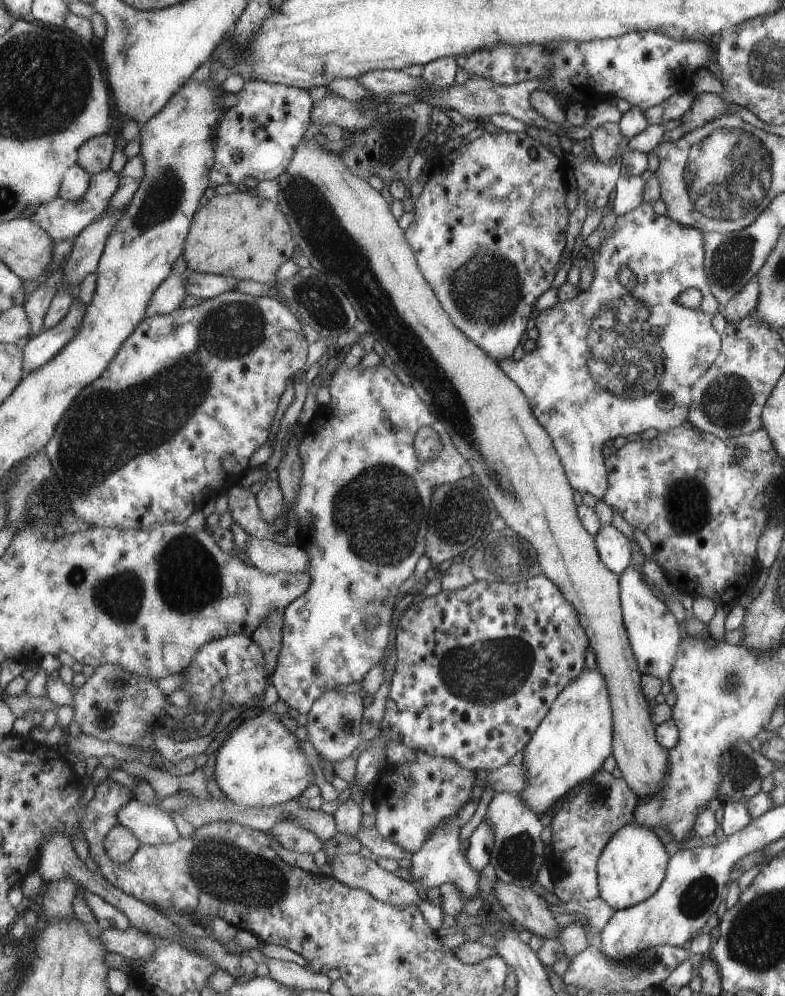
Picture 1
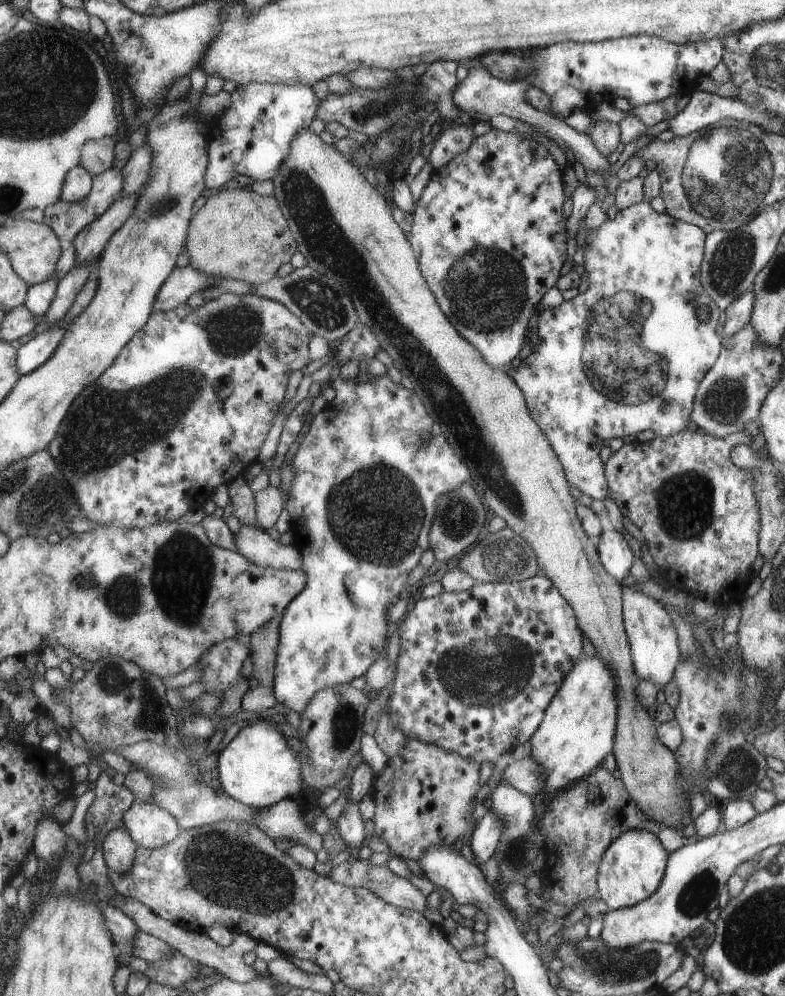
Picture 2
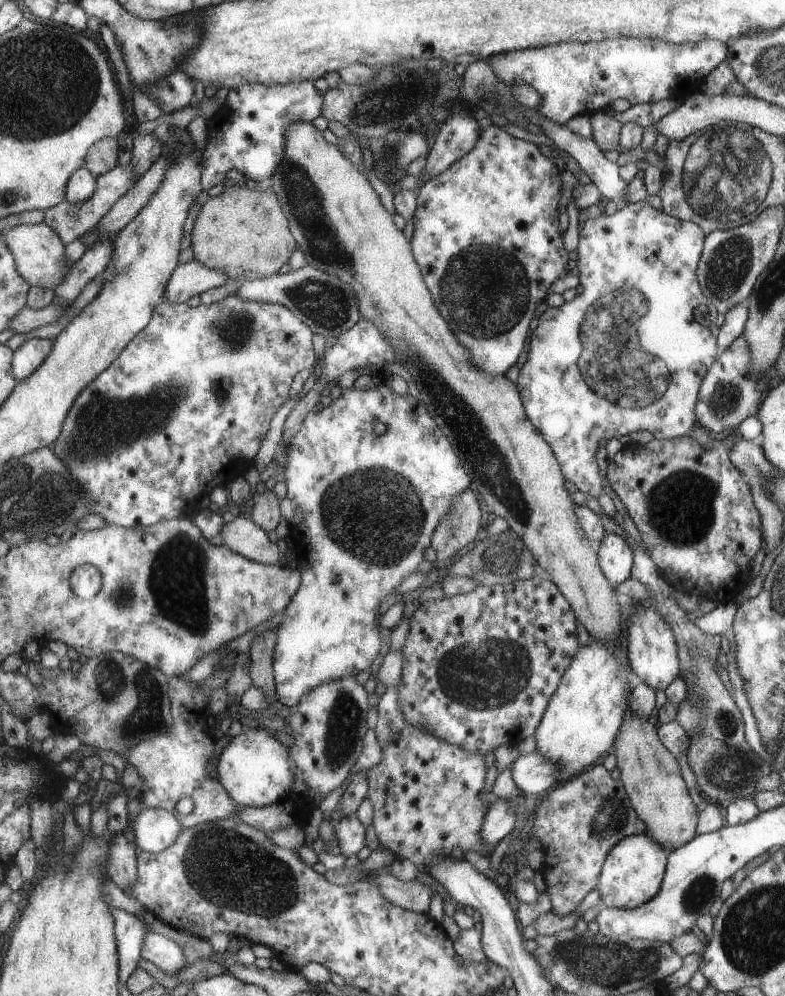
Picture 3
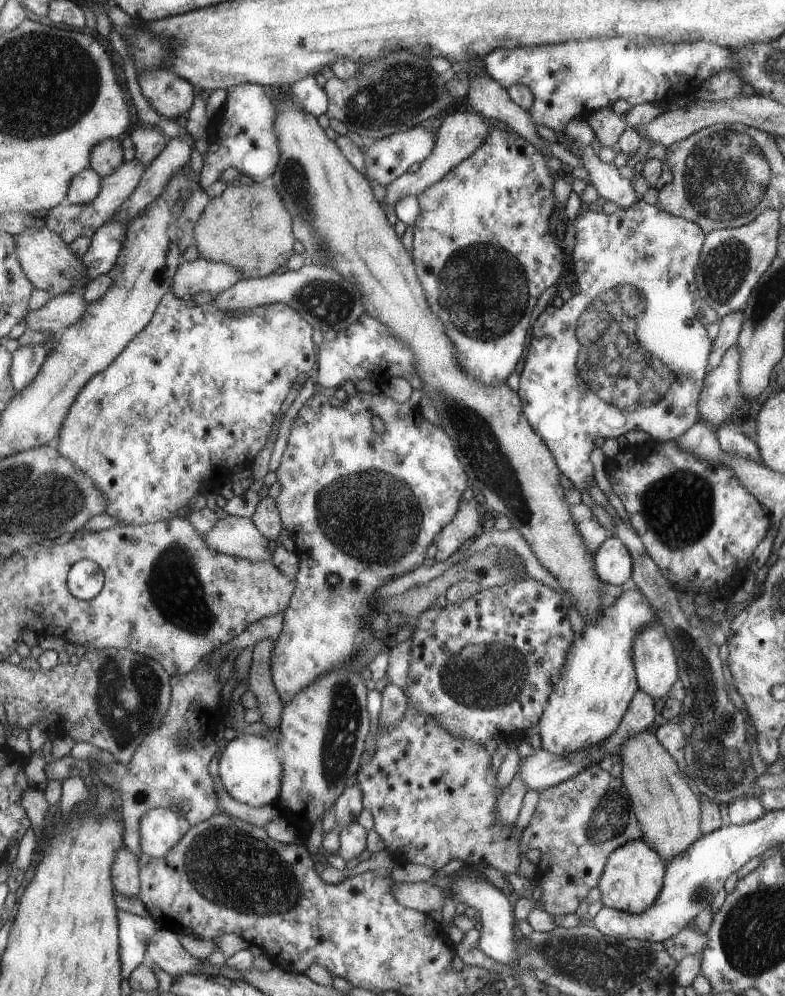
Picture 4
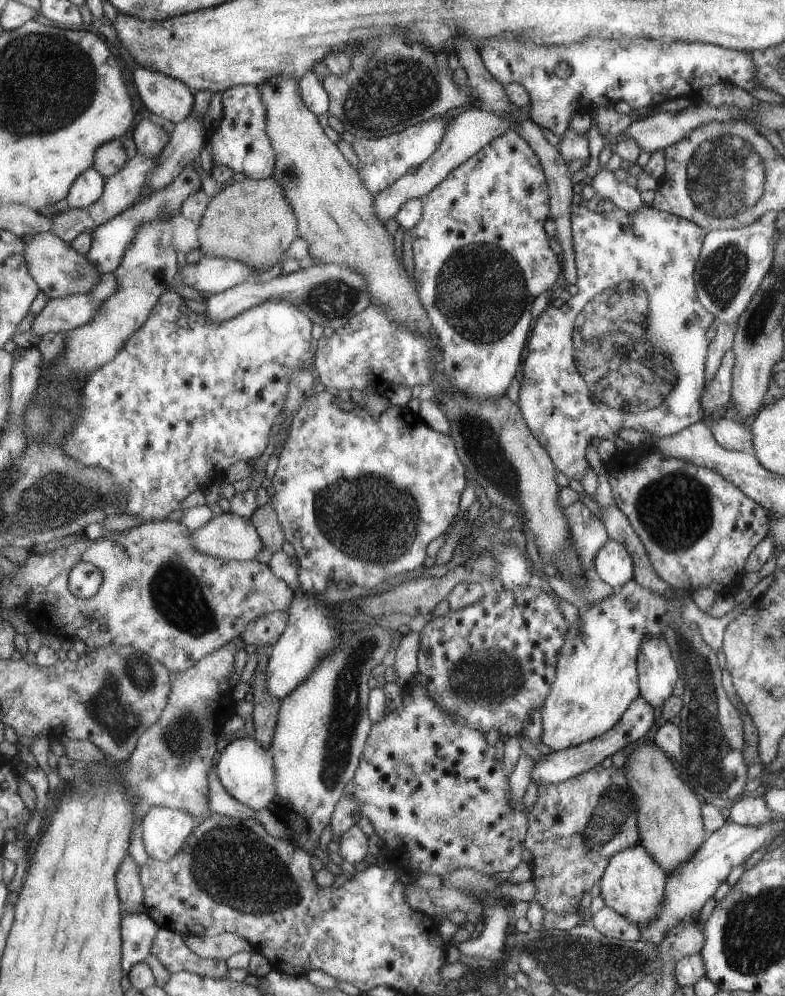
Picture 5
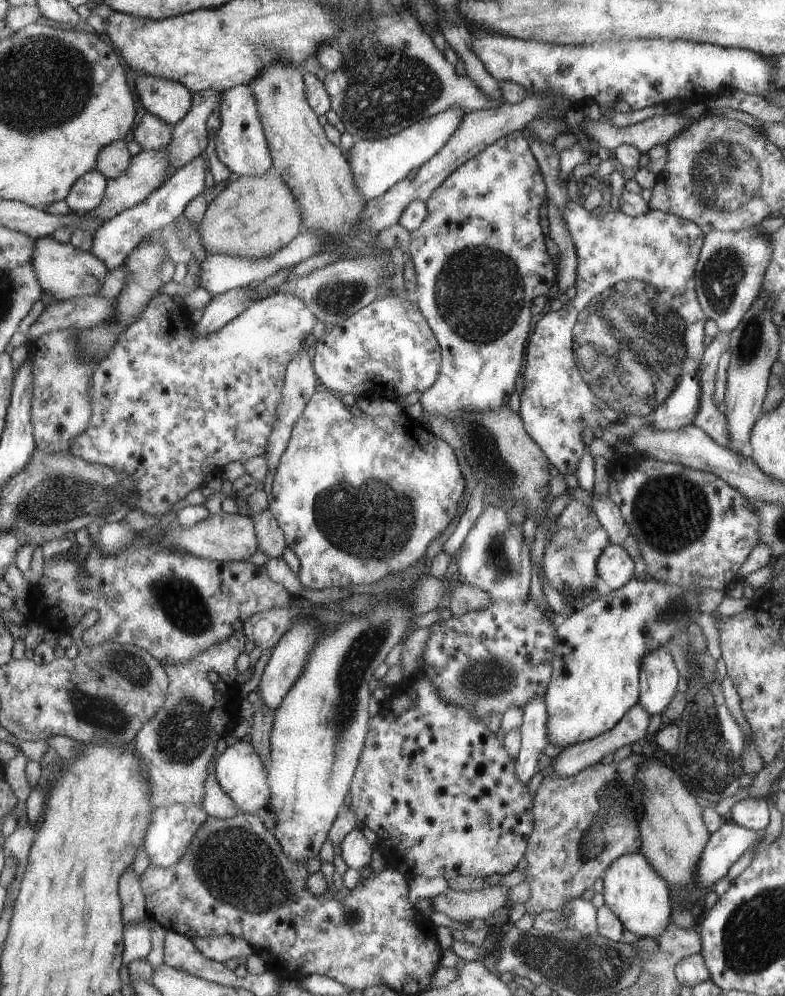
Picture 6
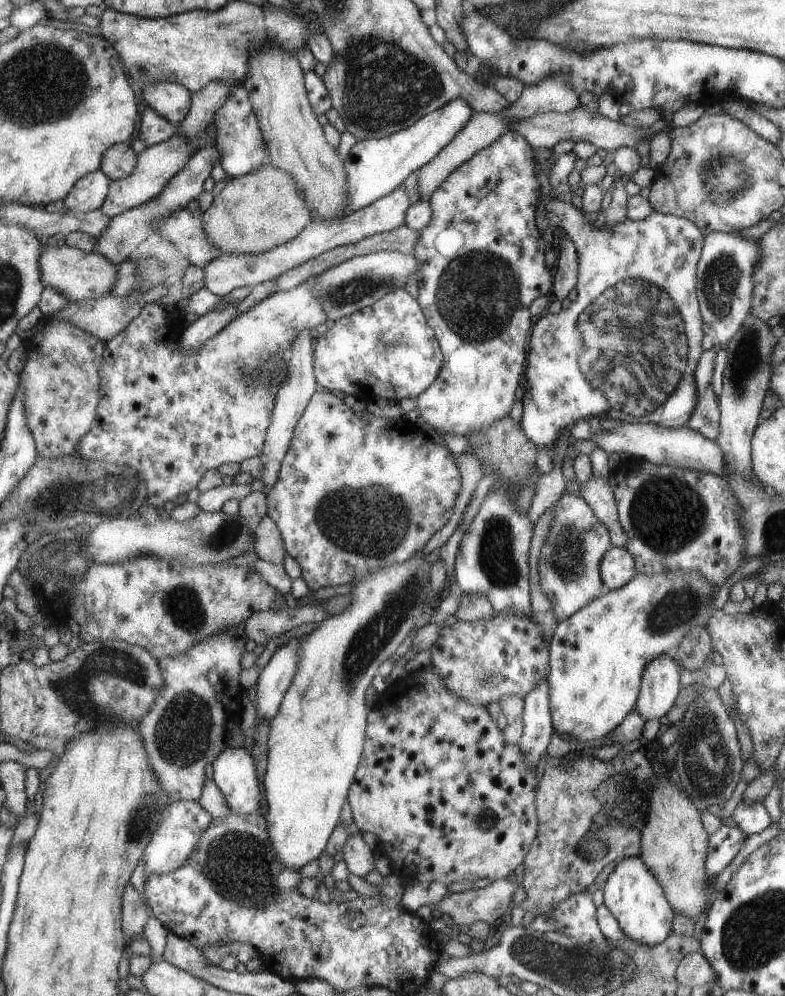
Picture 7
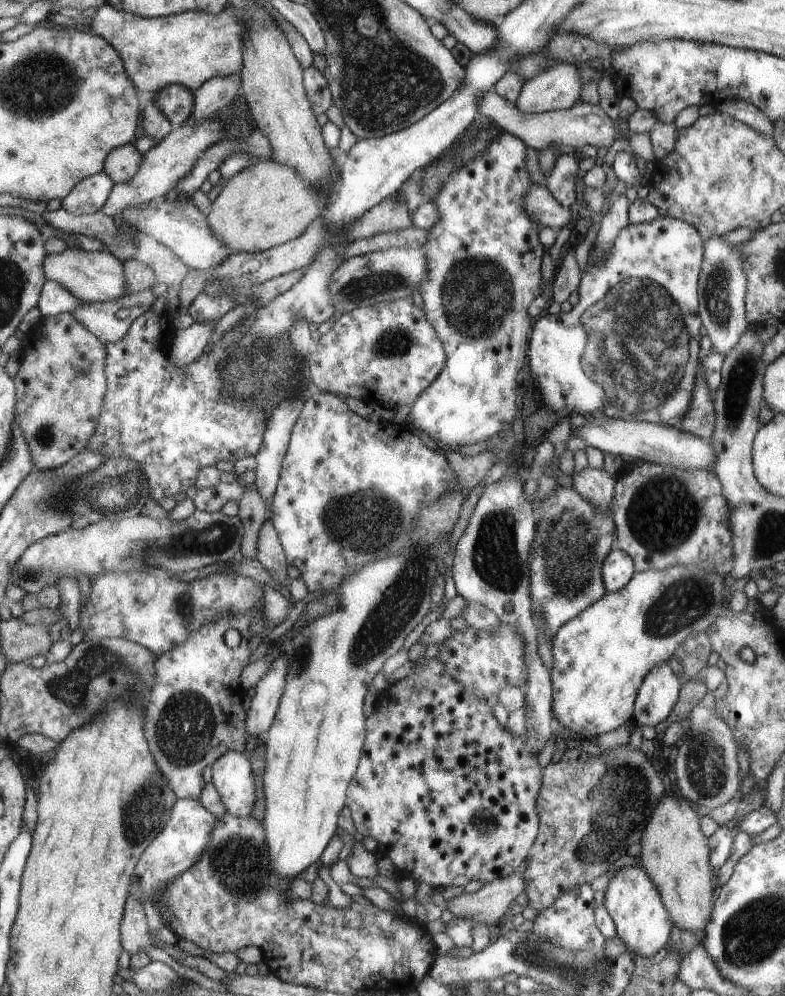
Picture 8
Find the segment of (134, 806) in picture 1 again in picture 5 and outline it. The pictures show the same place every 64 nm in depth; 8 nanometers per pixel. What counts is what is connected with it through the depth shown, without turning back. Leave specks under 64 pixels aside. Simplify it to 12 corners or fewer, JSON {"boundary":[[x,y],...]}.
{"boundary":[[165,807],[139,822],[147,856],[167,862],[204,816]]}

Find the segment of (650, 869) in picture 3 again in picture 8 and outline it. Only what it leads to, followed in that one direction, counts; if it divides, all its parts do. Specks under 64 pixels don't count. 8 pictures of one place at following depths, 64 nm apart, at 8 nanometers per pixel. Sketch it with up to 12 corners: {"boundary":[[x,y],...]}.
{"boundary":[[643,866],[609,879],[602,905],[616,936],[648,957],[673,925]]}

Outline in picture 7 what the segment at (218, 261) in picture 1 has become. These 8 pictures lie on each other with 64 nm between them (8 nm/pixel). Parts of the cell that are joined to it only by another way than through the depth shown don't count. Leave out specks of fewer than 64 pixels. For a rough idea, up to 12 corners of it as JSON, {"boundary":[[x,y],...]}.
{"boundary":[[271,164],[227,179],[200,214],[227,254],[291,241],[311,220]]}

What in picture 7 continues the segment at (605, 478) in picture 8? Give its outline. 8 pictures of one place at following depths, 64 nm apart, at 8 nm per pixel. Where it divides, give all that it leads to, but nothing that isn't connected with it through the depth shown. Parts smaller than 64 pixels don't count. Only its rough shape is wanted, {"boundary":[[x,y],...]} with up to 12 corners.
{"boundary":[[591,476],[581,498],[608,530],[614,547],[627,546],[612,488]]}

